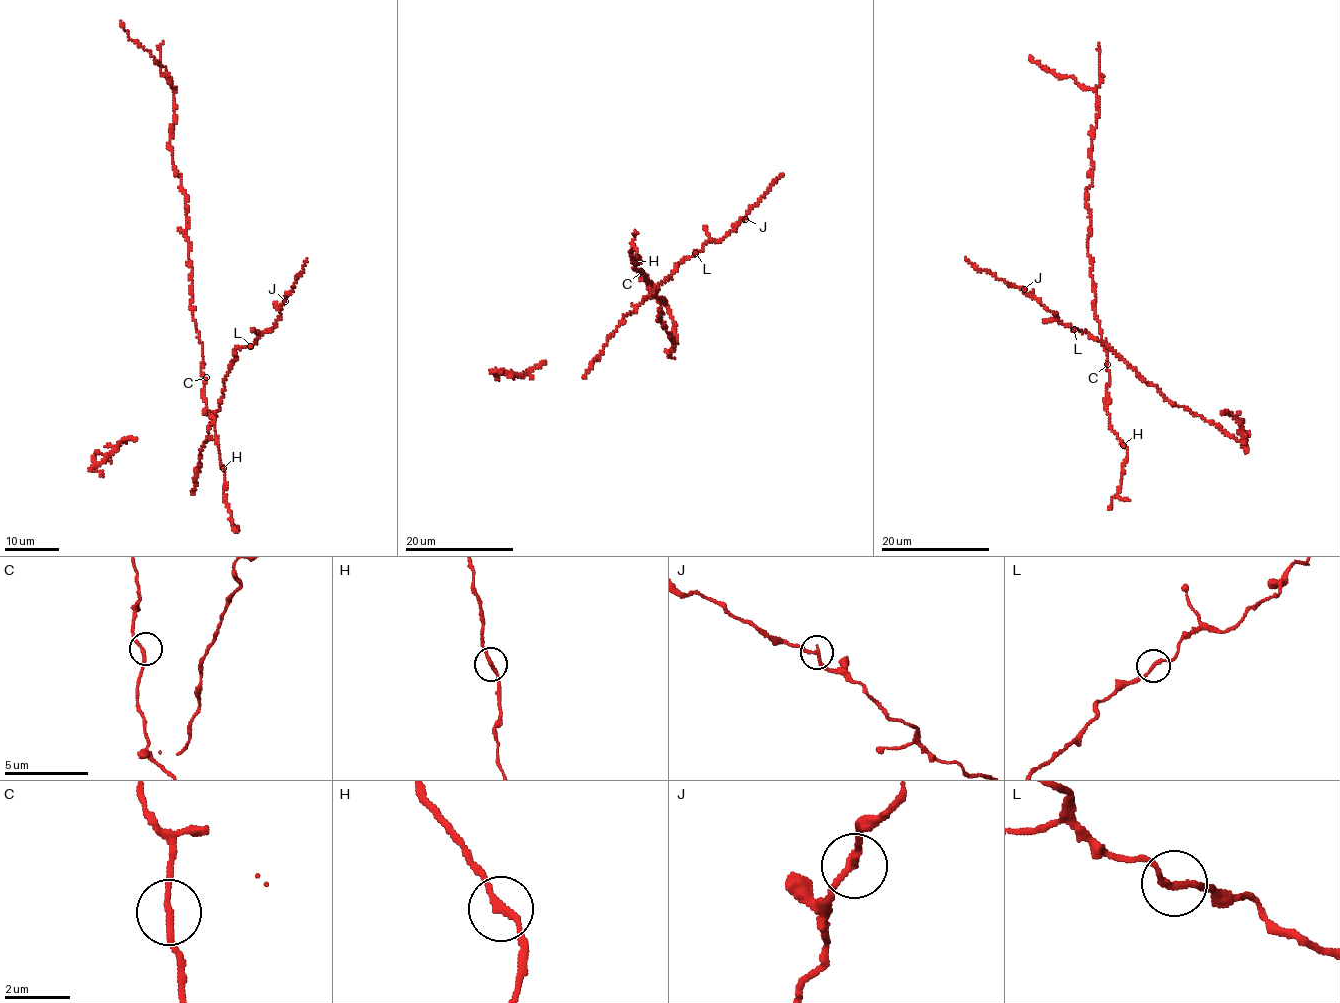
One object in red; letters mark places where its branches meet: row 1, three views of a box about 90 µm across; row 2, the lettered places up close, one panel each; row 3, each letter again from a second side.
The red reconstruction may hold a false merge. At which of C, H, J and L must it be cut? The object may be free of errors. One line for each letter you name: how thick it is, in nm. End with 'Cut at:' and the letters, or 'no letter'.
Cut at: no letter

